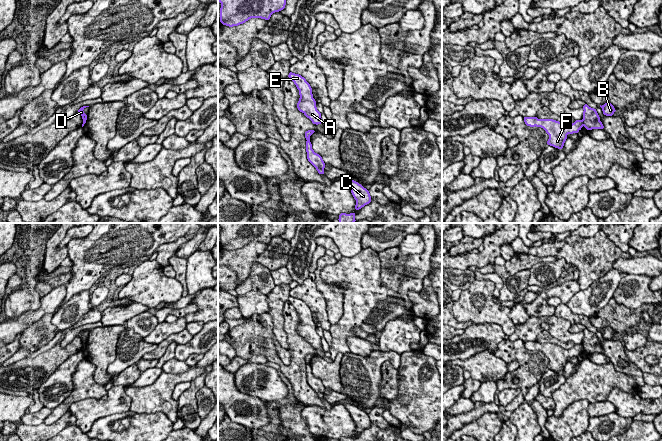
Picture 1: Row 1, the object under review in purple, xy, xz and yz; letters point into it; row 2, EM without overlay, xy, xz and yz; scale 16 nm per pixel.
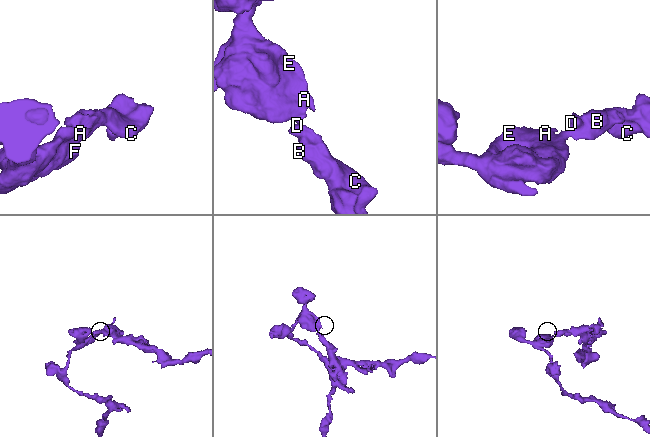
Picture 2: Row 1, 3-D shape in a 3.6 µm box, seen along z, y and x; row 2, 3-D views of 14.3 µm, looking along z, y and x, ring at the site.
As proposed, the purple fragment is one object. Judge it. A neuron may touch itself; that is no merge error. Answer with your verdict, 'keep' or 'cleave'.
cleave

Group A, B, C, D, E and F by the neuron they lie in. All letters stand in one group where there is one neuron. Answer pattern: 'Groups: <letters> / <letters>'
Groups: A E F / B C D

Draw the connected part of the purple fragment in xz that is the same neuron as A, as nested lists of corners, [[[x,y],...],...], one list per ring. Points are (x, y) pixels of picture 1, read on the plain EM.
[[[290,296],[288,301],[294,306],[299,314],[300,322],[297,327],[298,334],[309,342],[313,348],[321,348],[321,337],[317,334],[316,325],[313,322],[310,308],[299,298]]]

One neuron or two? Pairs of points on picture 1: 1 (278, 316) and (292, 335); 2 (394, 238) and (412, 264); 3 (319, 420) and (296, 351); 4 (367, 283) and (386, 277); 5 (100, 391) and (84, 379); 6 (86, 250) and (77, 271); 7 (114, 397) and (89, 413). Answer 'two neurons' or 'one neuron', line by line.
1: two neurons
2: two neurons
3: two neurons
4: two neurons
5: one neuron
6: one neuron
7: one neuron

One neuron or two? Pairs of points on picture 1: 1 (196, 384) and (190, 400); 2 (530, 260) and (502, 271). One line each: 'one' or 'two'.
1: one
2: one

